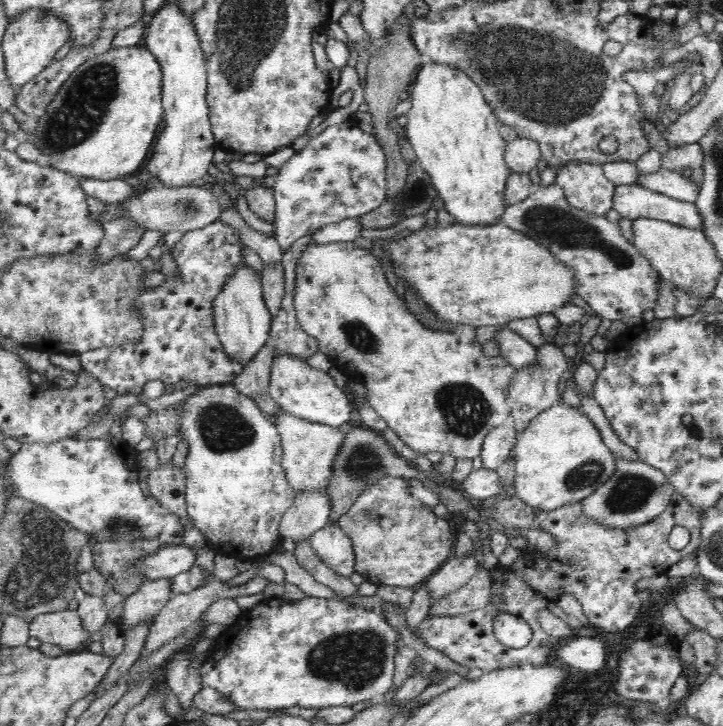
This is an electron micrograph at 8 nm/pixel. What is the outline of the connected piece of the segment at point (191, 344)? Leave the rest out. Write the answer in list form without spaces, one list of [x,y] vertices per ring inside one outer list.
[[[220,219],[204,228],[184,232],[183,237],[173,246],[173,257],[177,263],[178,275],[166,280],[166,284],[150,287],[138,294],[132,302],[132,311],[142,321],[142,332],[136,340],[126,344],[110,344],[96,350],[78,354],[81,368],[92,373],[103,386],[115,390],[117,394],[141,394],[142,388],[150,380],[161,380],[168,387],[186,384],[205,386],[232,384],[243,370],[244,364],[234,360],[223,349],[215,329],[213,302],[220,286],[241,266],[243,243],[234,229],[224,225]]]

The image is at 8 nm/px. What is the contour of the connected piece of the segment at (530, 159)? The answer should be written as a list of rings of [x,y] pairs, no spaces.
[[[518,136],[513,142],[507,144],[505,151],[506,165],[512,173],[530,173],[541,159],[538,142],[530,138]]]

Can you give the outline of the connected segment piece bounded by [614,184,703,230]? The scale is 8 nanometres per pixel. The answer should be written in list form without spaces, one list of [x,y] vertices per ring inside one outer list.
[[[638,184],[631,185],[617,185],[614,194],[614,210],[621,215],[621,217],[629,218],[635,221],[637,218],[653,218],[664,222],[671,222],[678,226],[685,226],[686,228],[703,230],[703,218],[696,204],[692,202],[682,202],[682,200],[675,200],[669,198],[664,194],[652,192]]]

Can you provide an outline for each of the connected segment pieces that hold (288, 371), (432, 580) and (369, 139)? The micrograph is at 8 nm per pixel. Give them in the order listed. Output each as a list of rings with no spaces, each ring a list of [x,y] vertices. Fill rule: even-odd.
[[[276,353],[273,358],[268,393],[284,411],[310,422],[330,426],[352,423],[353,397],[347,388],[338,387],[327,372],[313,368],[307,361]]]
[[[473,554],[469,557],[458,559],[453,557],[447,560],[434,574],[427,578],[427,589],[431,592],[433,600],[438,600],[446,594],[452,594],[460,586],[464,586],[474,574],[479,562]]]
[[[355,115],[347,121],[340,122],[340,124],[328,126],[320,135],[313,137],[310,142],[308,142],[308,146],[306,146],[303,150],[300,150],[300,152],[294,153],[294,156],[292,156],[288,162],[278,169],[279,172],[275,178],[276,184],[272,188],[276,208],[275,221],[273,222],[274,237],[278,241],[278,244],[280,244],[283,252],[286,252],[286,250],[288,250],[288,248],[290,248],[290,246],[292,246],[292,244],[294,244],[294,242],[296,242],[299,238],[315,233],[319,228],[322,228],[322,226],[342,222],[344,219],[359,219],[364,216],[364,214],[369,214],[382,206],[382,204],[387,200],[387,168],[388,162],[384,149],[378,145],[374,134],[367,134],[366,132],[360,130],[360,126],[358,125],[358,120]]]

